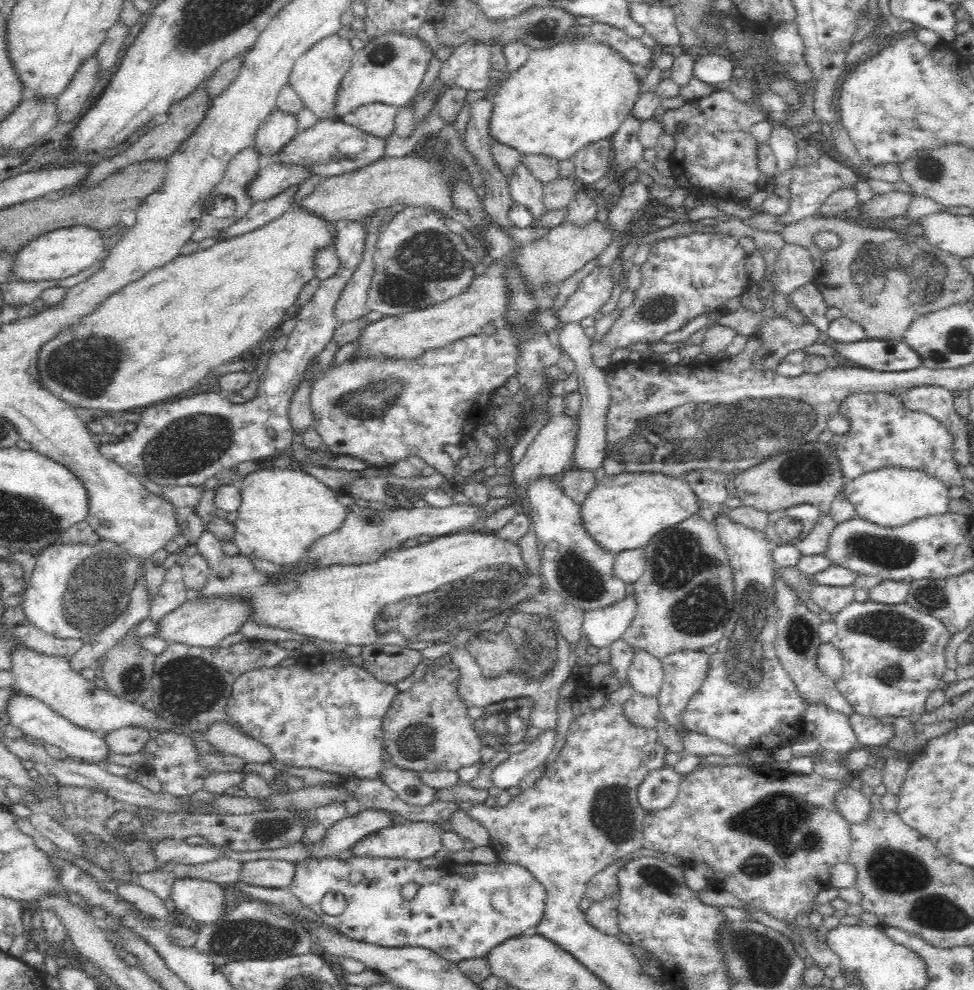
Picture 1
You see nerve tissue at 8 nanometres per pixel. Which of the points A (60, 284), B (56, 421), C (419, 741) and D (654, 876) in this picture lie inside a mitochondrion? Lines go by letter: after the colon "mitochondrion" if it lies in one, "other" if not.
A: other
B: other
C: mitochondrion
D: mitochondrion

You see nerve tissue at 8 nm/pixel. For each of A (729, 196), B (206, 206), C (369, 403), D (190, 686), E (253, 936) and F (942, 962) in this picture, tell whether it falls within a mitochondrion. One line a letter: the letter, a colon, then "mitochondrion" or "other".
A: other
B: other
C: mitochondrion
D: mitochondrion
E: mitochondrion
F: other

